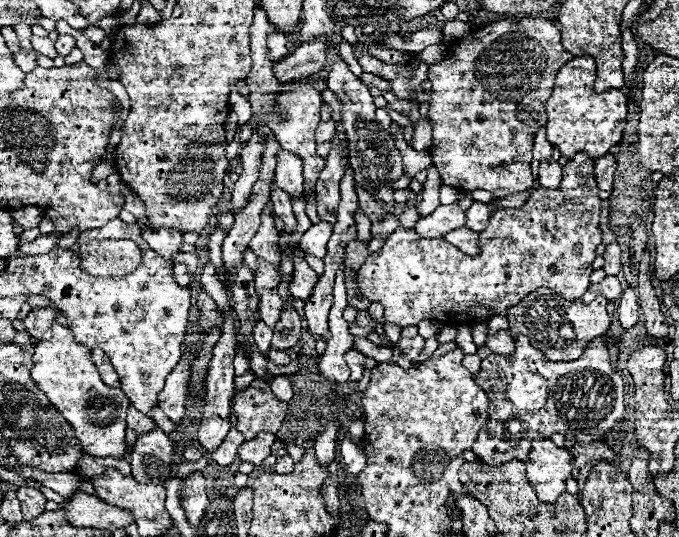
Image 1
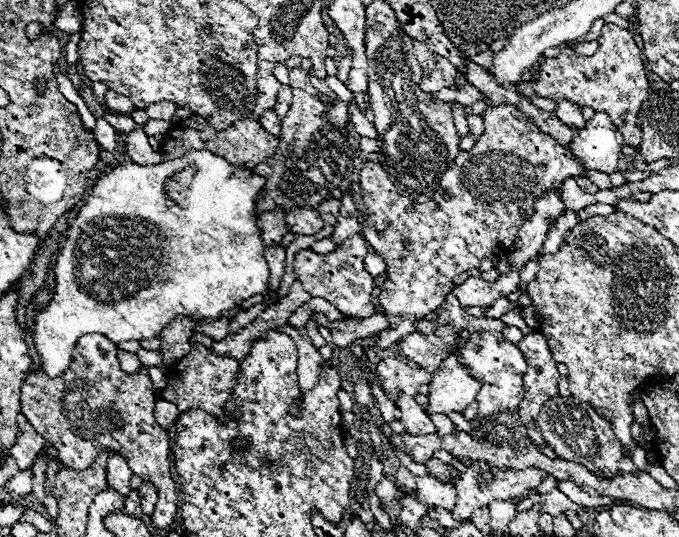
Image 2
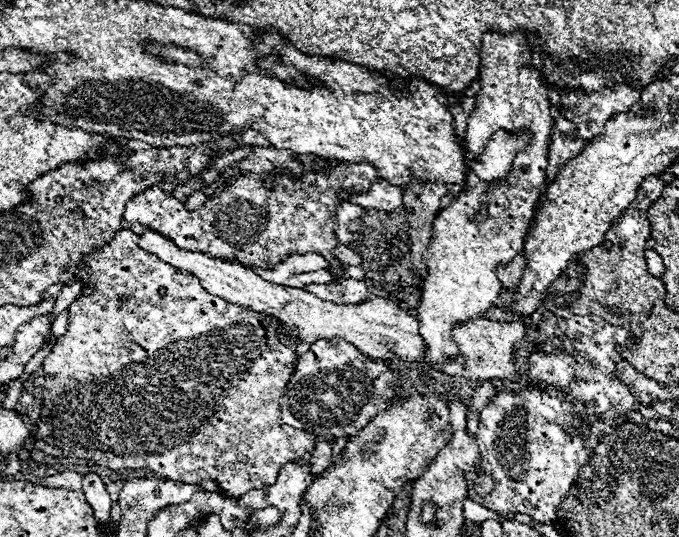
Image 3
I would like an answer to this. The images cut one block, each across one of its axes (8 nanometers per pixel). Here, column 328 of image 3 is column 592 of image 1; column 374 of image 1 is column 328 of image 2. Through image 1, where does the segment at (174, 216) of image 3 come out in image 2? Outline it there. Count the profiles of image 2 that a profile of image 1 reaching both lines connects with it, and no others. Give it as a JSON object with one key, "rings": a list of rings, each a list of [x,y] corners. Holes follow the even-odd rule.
{"rings":[[[354,234],[354,236],[346,238],[340,248],[336,248],[334,252],[328,252],[328,254],[316,254],[314,250],[304,248],[304,250],[296,252],[296,260],[294,260],[296,278],[302,282],[302,286],[306,288],[308,294],[328,300],[344,316],[370,318],[376,312],[376,308],[374,308],[374,304],[370,304],[374,278],[364,268],[366,246],[368,246],[368,242],[360,234]]]}

